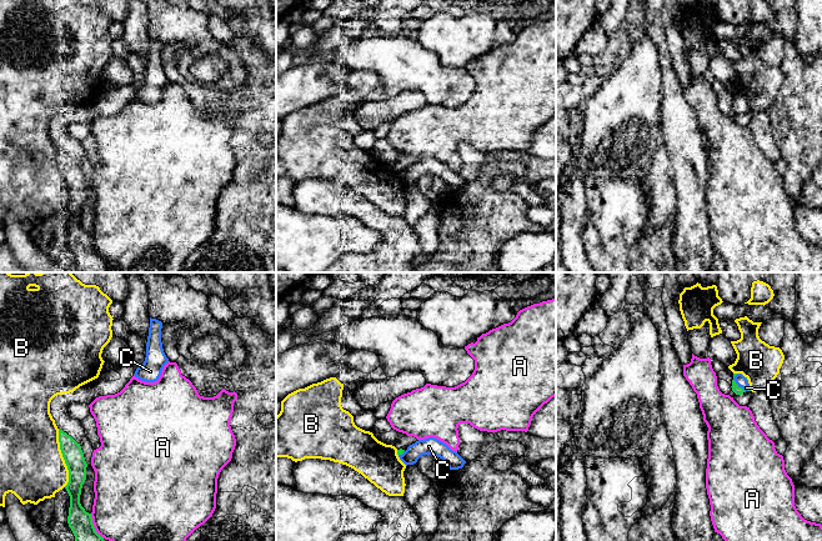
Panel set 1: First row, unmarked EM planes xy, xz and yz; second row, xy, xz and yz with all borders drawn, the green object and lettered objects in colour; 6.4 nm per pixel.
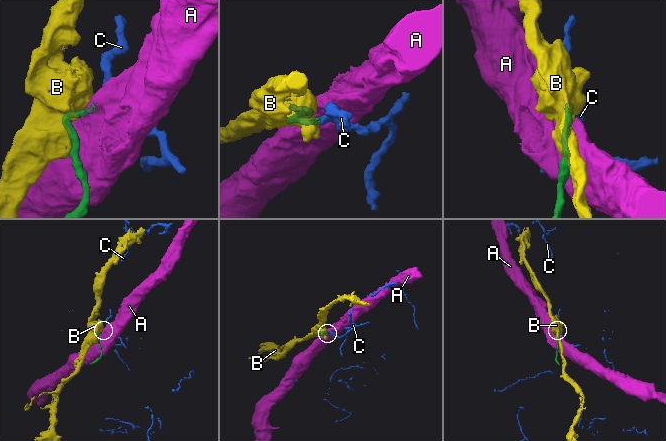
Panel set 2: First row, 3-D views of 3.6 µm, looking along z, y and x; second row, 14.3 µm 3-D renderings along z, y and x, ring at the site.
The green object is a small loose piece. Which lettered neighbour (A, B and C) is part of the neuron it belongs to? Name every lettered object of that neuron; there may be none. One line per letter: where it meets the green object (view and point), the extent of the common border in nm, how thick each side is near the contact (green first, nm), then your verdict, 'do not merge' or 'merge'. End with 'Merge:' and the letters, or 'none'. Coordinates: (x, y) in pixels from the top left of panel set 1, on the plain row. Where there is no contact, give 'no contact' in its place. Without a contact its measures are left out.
A: xy (93, 246) | 180 nm | 190/460 nm | do not merge
B: xy (63, 176) | 380 nm | 130/420 nm | do not merge
C: yz (735, 103) | 130 nm | 50/70 nm | merge
Merge: C

